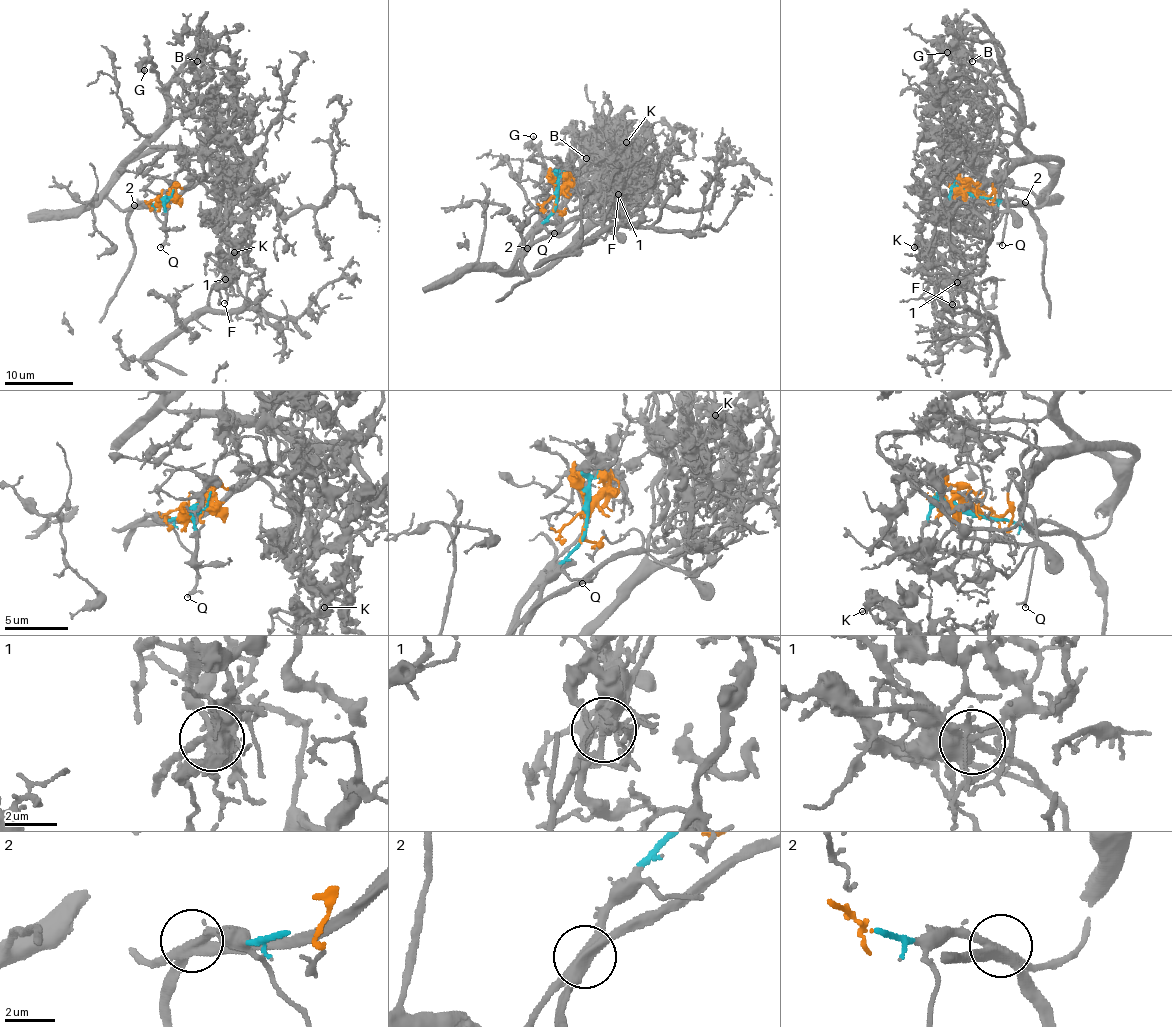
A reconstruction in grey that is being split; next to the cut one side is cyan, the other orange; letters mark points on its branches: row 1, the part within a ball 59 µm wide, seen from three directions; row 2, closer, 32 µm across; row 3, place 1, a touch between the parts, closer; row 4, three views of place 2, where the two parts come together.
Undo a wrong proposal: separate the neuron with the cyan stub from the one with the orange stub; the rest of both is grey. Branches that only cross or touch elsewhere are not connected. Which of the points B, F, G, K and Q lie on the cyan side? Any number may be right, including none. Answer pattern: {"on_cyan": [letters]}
{"on_cyan": ["G", "Q"]}

